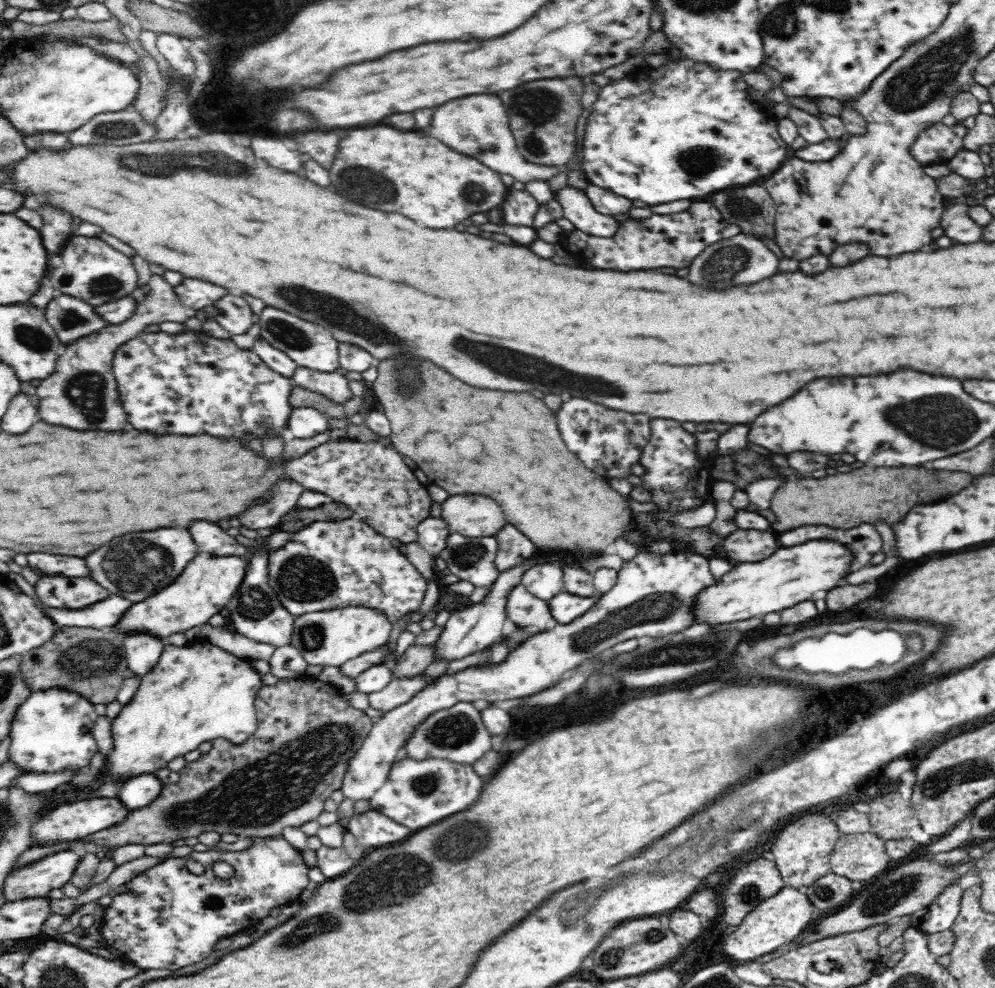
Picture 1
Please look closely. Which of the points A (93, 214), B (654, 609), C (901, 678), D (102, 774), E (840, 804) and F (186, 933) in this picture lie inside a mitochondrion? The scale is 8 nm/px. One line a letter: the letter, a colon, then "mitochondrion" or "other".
A: other
B: mitochondrion
C: other
D: other
E: other
F: other

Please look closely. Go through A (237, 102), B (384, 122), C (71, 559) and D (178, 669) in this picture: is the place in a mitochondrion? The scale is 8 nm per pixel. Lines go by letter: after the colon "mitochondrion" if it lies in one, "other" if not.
A: other
B: other
C: other
D: other

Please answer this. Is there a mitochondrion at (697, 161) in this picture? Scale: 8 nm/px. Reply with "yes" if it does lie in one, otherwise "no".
yes

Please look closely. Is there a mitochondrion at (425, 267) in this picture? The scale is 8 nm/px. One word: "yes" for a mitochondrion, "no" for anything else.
no

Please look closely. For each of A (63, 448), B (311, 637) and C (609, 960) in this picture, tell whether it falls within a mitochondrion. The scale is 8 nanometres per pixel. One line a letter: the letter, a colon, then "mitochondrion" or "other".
A: other
B: mitochondrion
C: mitochondrion

